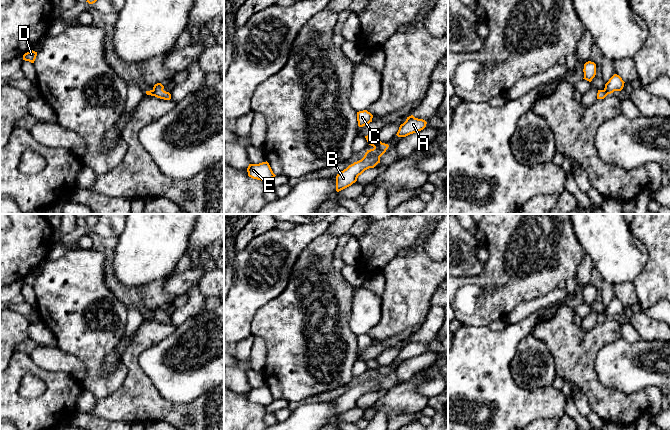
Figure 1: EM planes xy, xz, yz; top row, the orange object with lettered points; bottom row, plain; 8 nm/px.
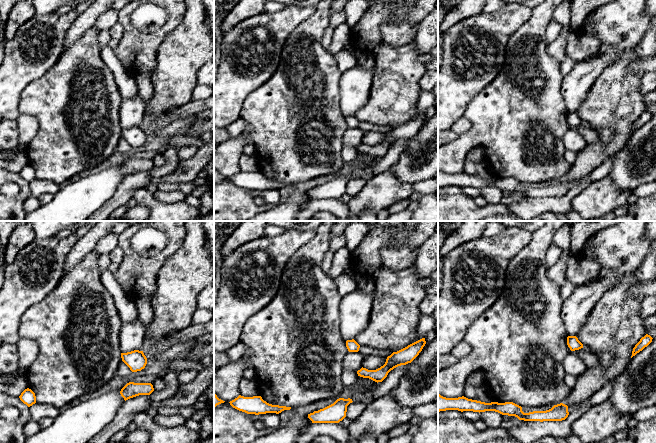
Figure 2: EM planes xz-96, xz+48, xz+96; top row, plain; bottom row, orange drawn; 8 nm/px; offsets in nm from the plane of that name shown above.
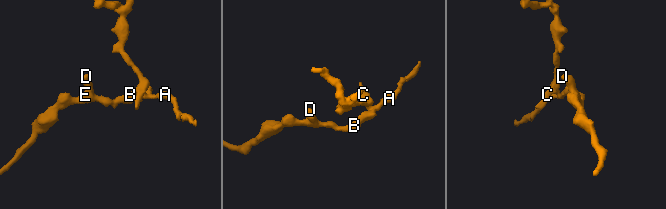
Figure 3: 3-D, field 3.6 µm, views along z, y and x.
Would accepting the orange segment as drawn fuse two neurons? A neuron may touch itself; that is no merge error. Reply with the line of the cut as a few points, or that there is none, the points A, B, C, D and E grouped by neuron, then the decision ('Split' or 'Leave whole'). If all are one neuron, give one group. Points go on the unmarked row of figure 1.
No split. Groups: A B C D E. Leave whole

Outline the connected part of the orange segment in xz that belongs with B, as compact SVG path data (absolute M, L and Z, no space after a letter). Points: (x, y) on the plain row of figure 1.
M376 359L365 360L369 369L373 370L373 373L367 374L364 381L349 389L346 393L341 395L336 400L336 415L339 416L357 405L359 399L369 392L374 392L380 387L380 381L386 376L389 369L382 367Z

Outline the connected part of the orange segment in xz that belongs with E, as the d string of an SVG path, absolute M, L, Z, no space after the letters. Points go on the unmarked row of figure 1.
M267 385L259 388L249 388L247 396L249 401L265 407L276 400Z

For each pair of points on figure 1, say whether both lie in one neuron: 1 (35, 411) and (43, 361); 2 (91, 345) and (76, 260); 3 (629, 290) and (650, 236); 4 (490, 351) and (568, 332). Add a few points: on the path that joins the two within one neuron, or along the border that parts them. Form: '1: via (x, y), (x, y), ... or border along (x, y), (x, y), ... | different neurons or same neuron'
1: border along (28, 354), (38, 366), (65, 373) | different neurons
2: via (81, 324), (76, 299), (76, 281) | same neuron
3: border along (632, 282), (639, 302) | different neurons
4: border along (549, 319), (539, 321), (533, 327), (530, 334) | different neurons

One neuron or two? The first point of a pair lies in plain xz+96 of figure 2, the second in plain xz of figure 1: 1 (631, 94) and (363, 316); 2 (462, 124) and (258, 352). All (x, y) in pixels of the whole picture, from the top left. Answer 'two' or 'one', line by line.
1: two
2: two

